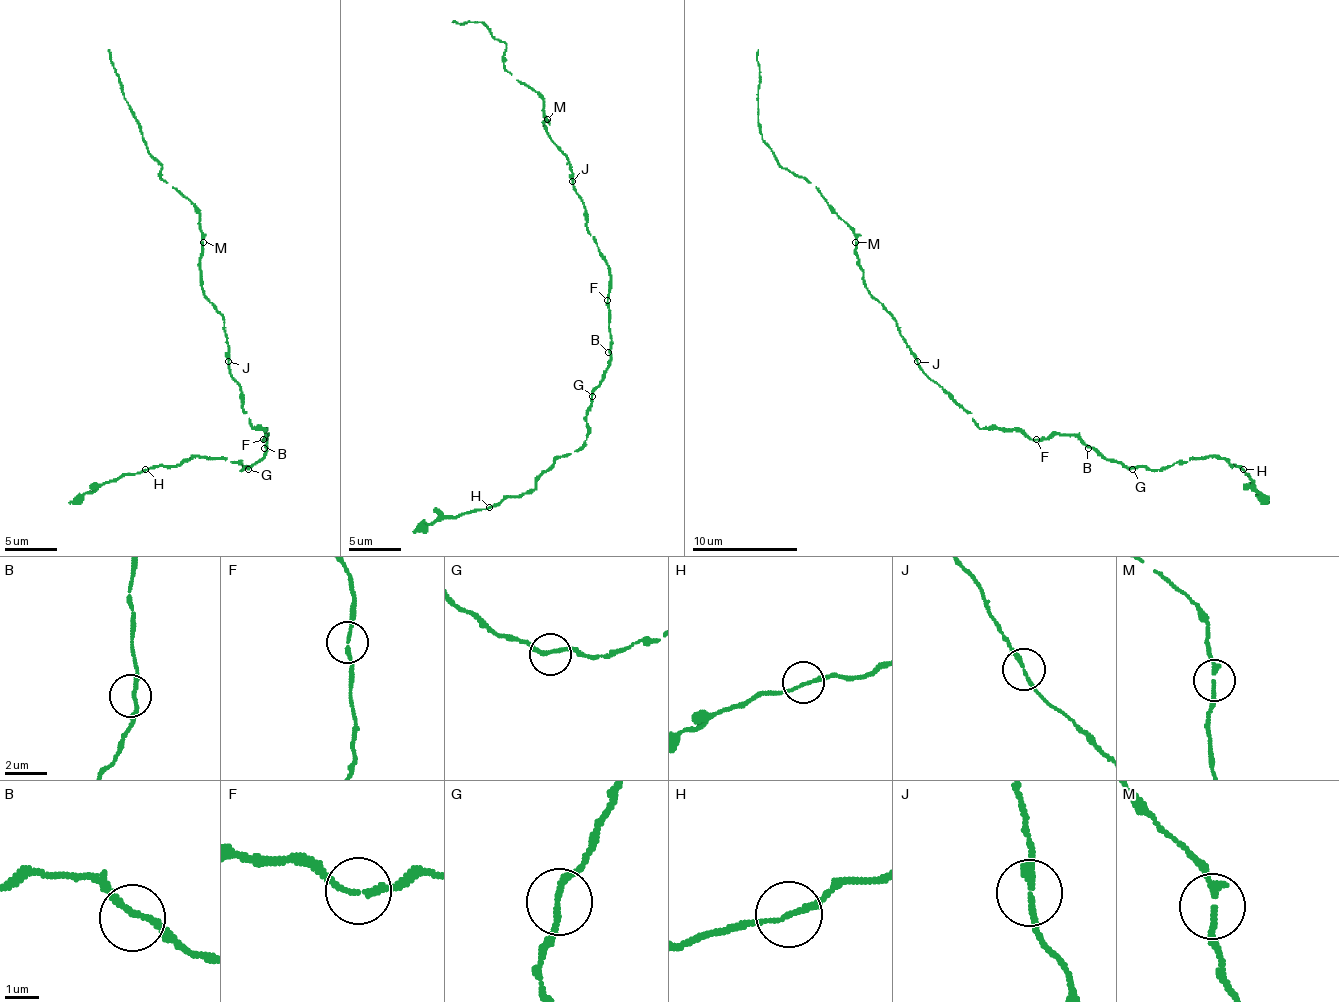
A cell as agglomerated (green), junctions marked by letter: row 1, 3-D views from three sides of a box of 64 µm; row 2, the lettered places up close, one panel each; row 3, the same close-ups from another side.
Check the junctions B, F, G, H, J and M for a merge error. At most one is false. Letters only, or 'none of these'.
none of these

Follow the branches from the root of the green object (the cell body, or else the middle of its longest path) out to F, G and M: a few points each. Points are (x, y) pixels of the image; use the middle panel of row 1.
F: (584, 225), (608, 267), (611, 278), (608, 299)
G: (584, 225), (597, 244), (611, 278), (608, 294), (611, 365), (592, 396)
M: (584, 225), (584, 201), (574, 188), (574, 173), (568, 157), (545, 130), (547, 120)

